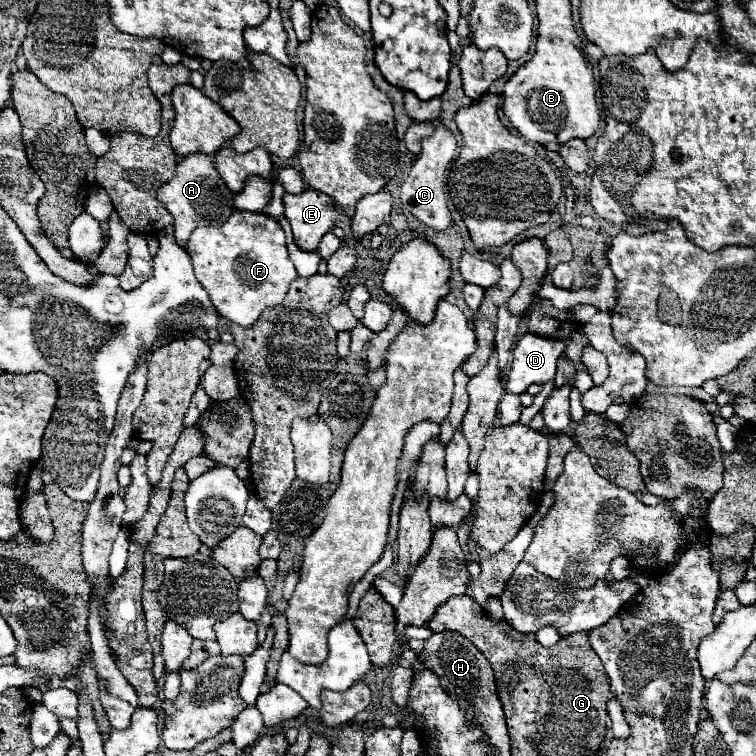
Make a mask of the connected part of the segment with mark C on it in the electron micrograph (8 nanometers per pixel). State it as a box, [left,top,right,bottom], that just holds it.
[400,125,458,231]

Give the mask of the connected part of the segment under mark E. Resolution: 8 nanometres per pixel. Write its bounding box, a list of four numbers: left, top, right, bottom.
[284,189,338,251]

